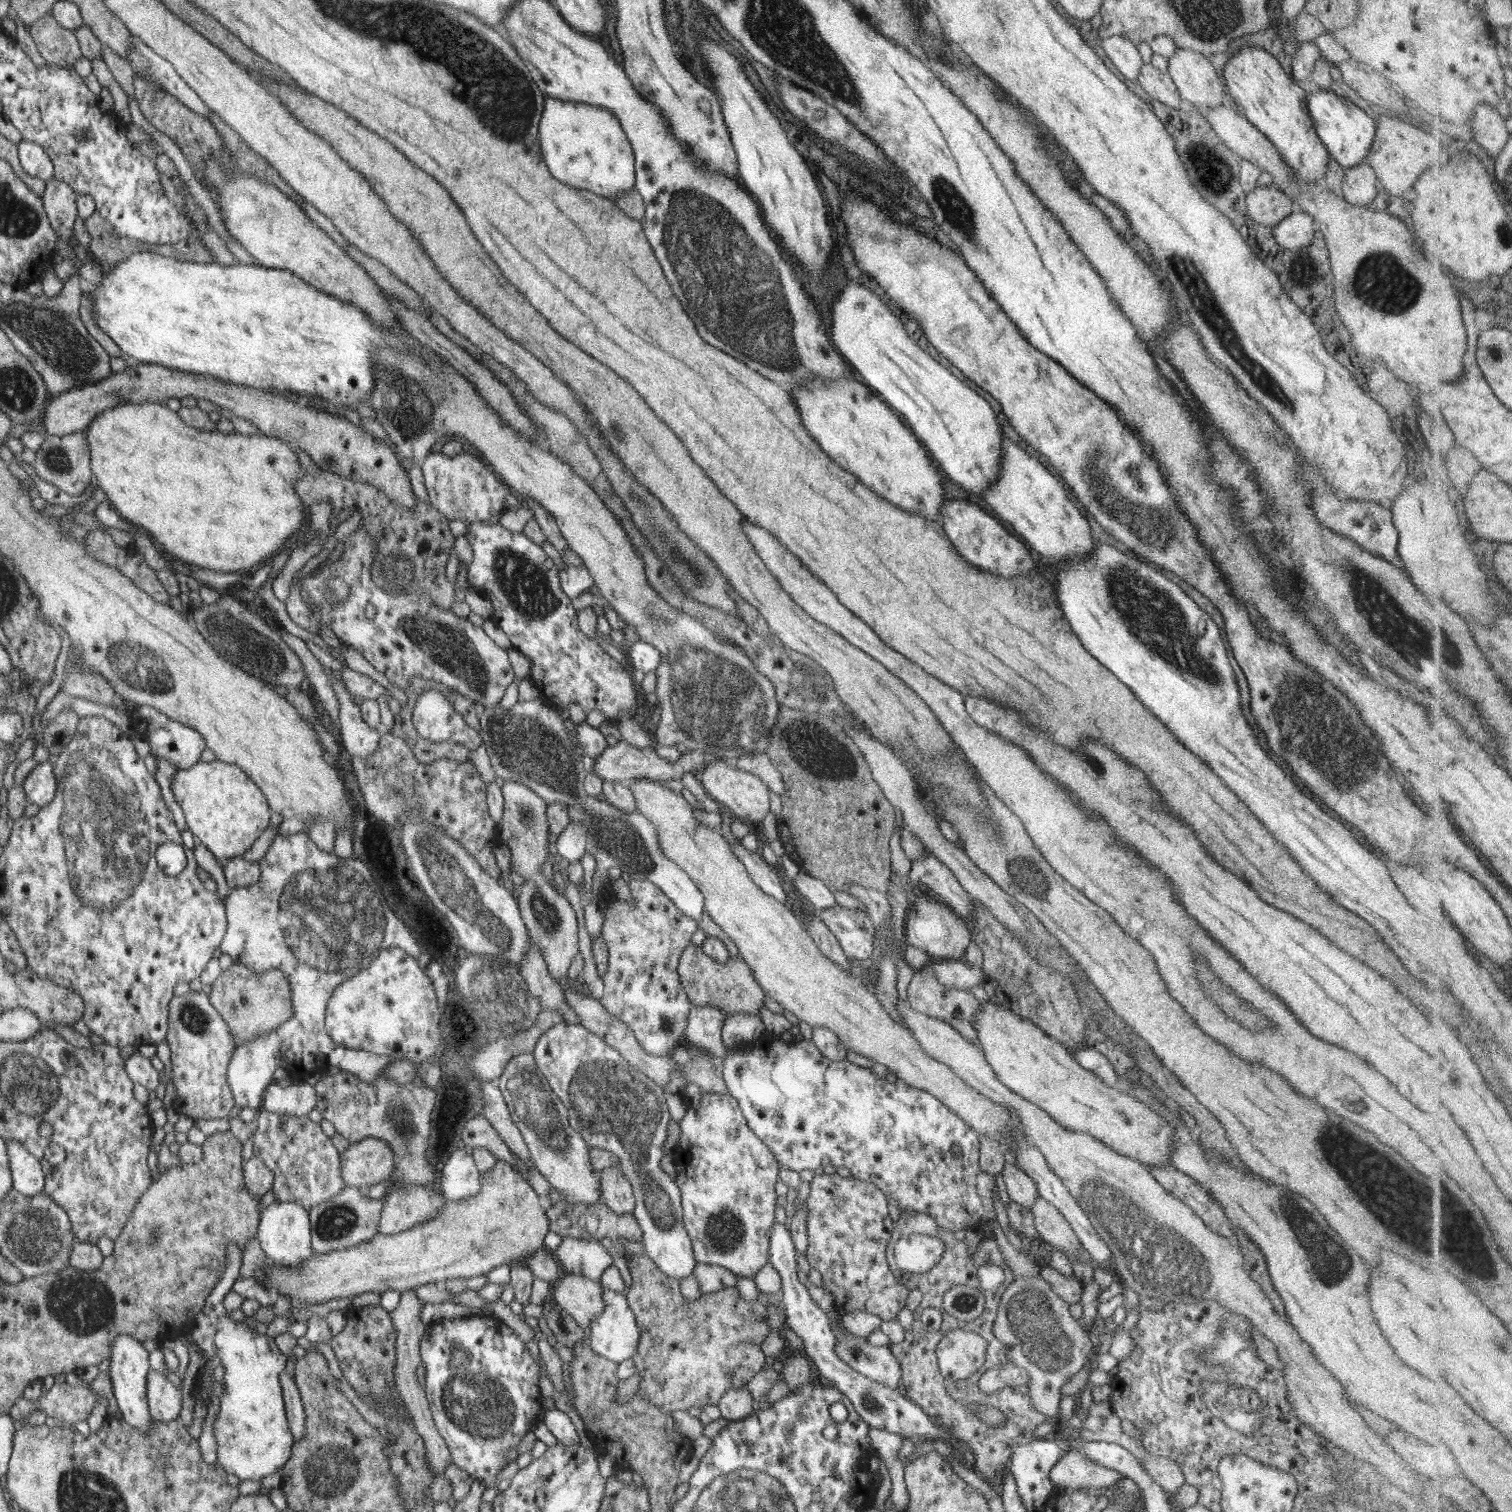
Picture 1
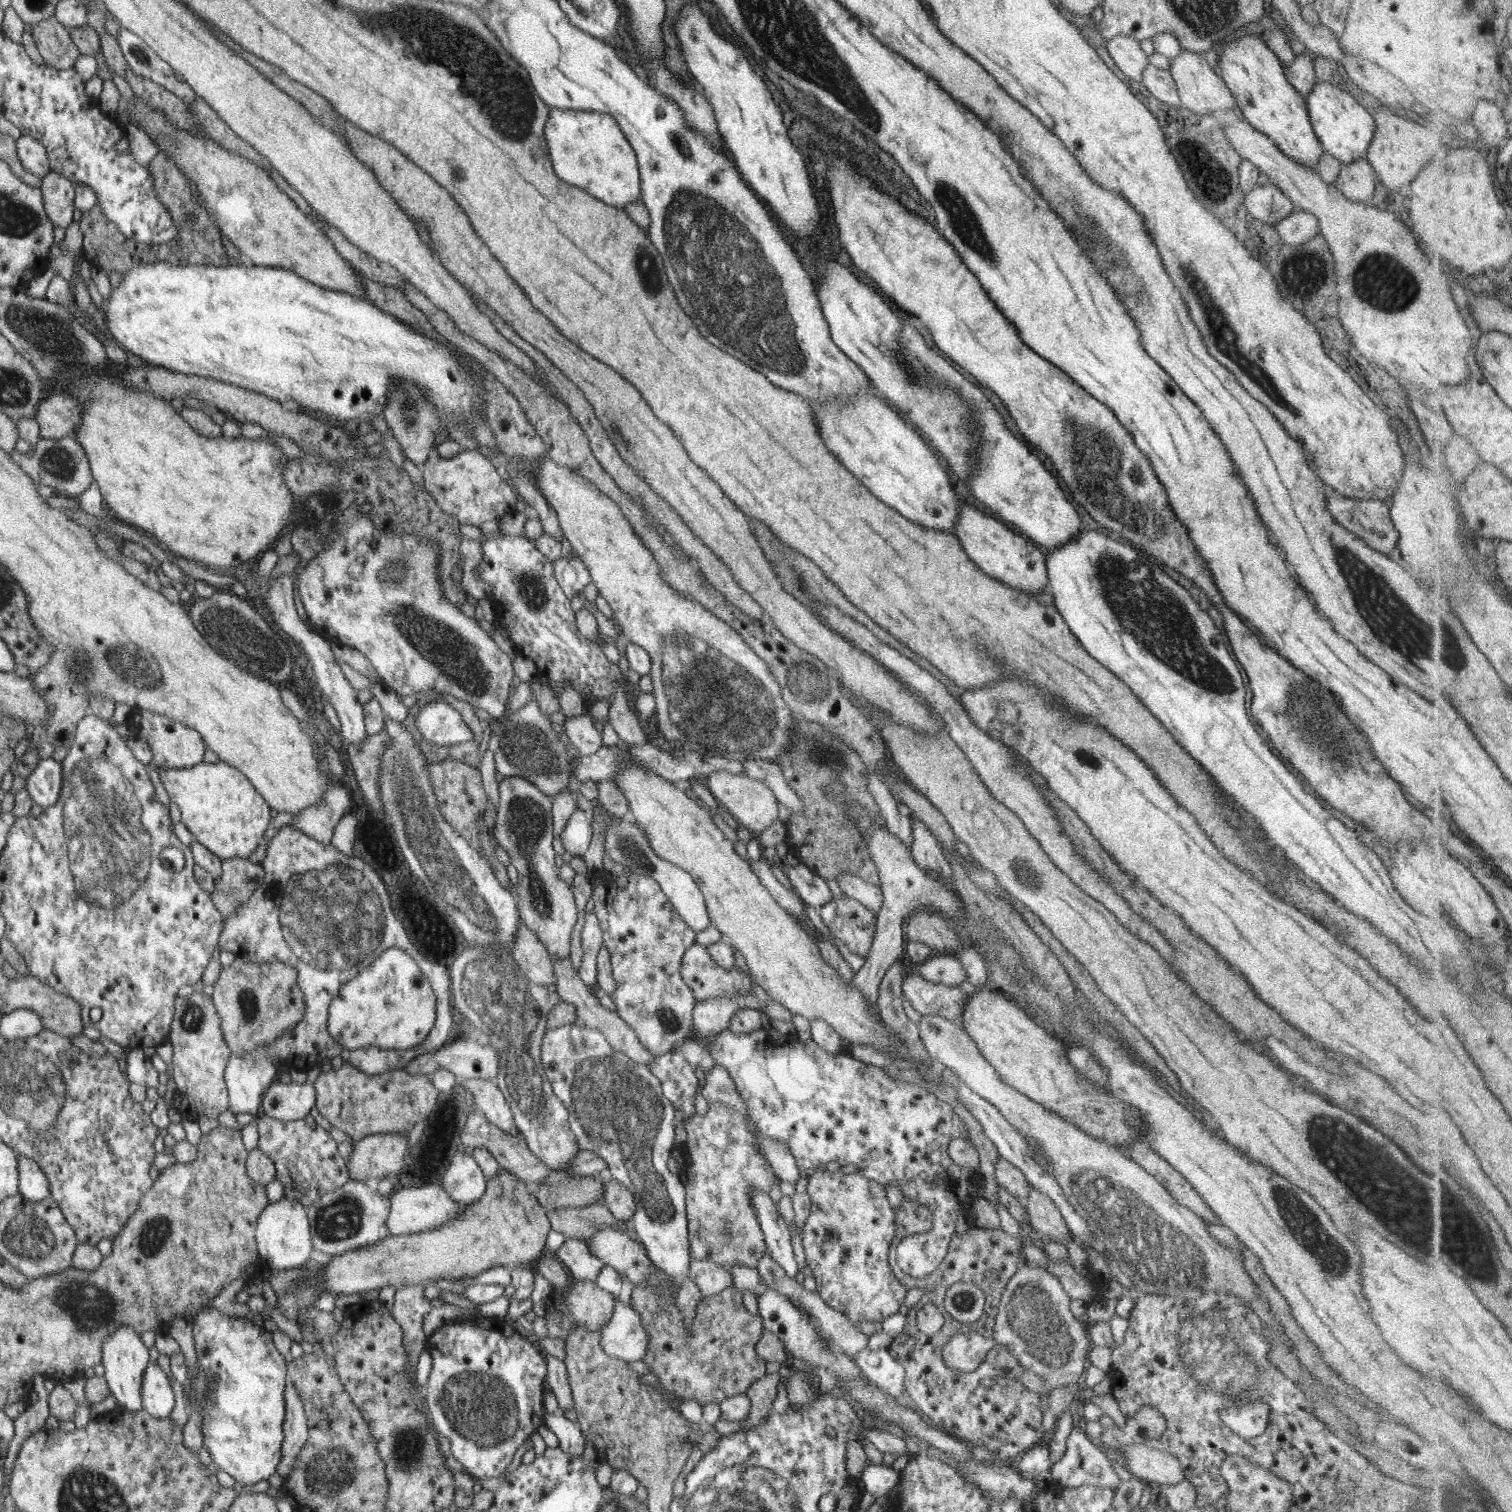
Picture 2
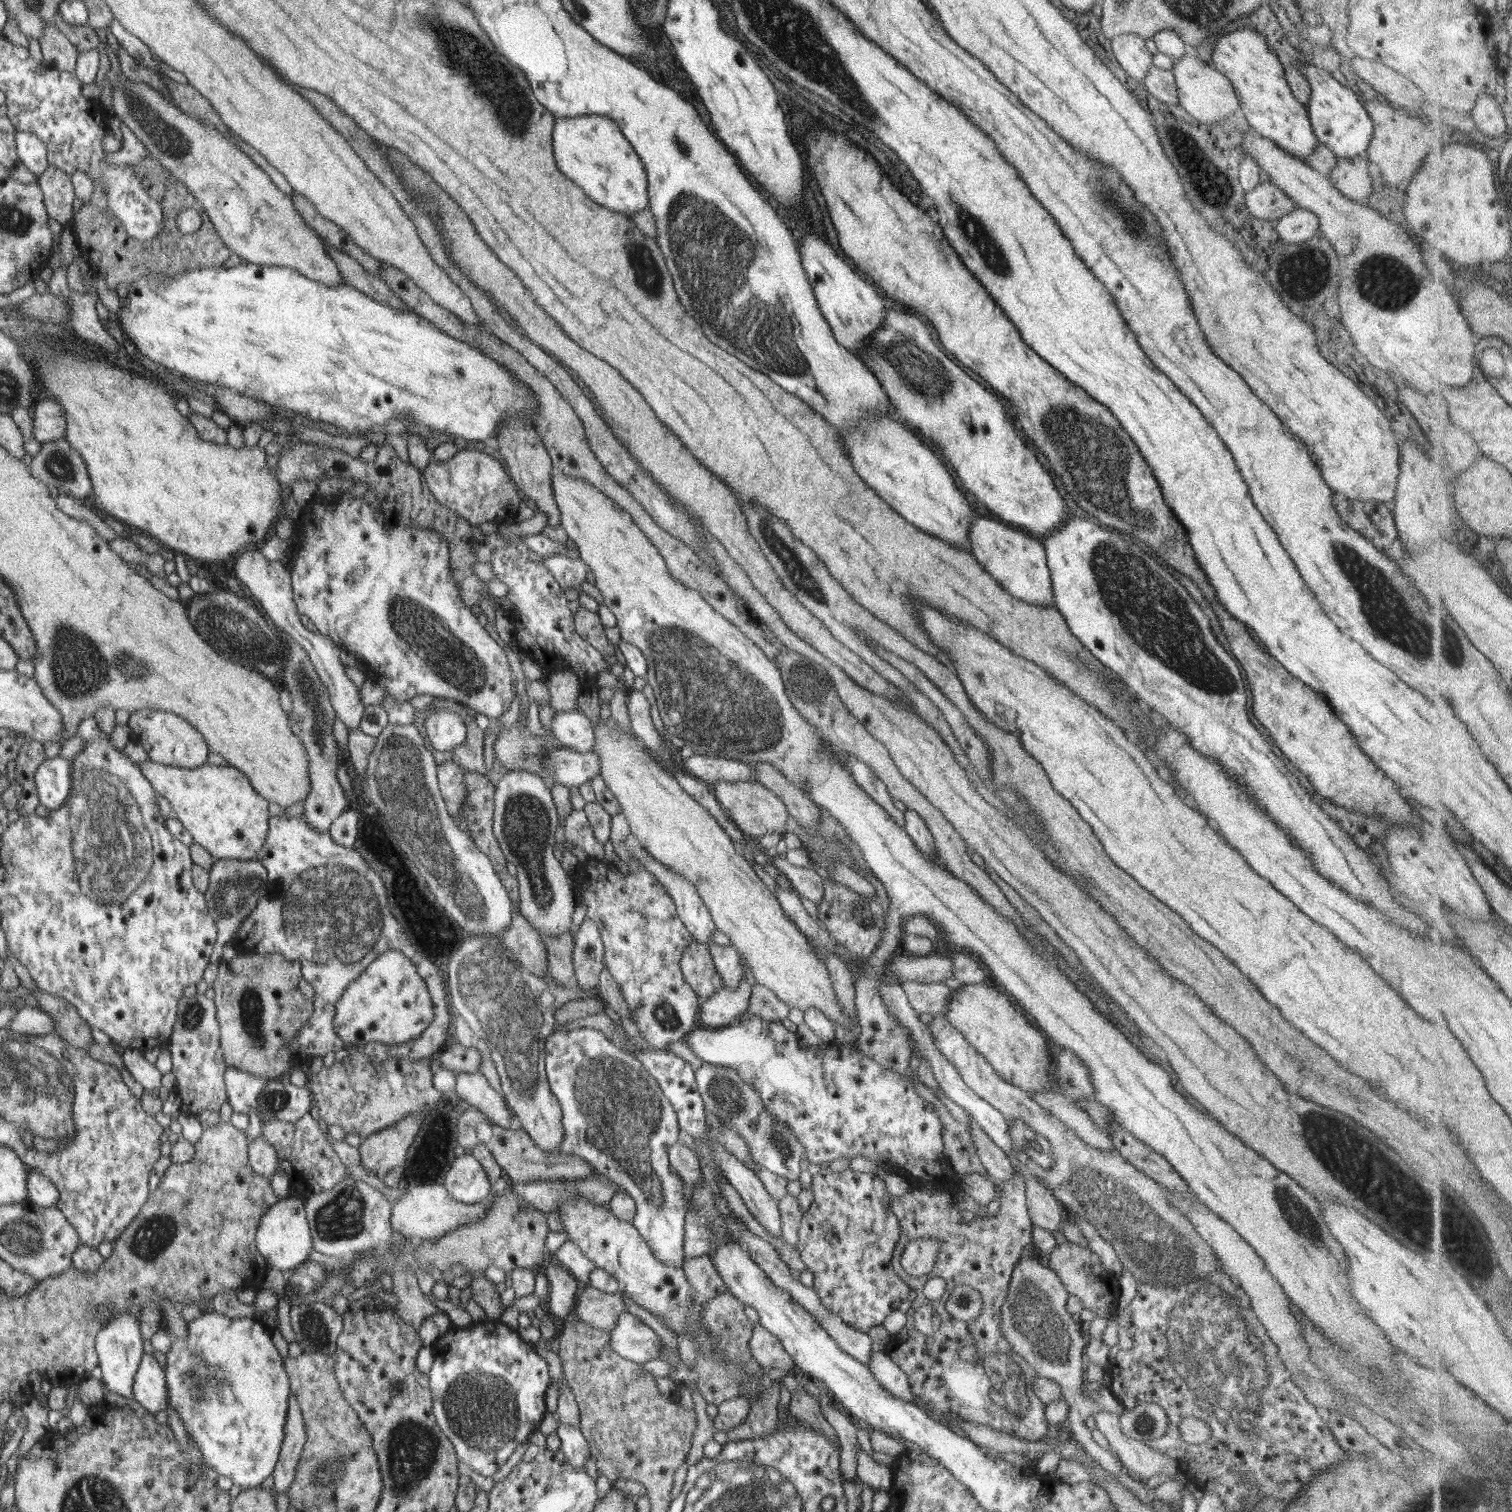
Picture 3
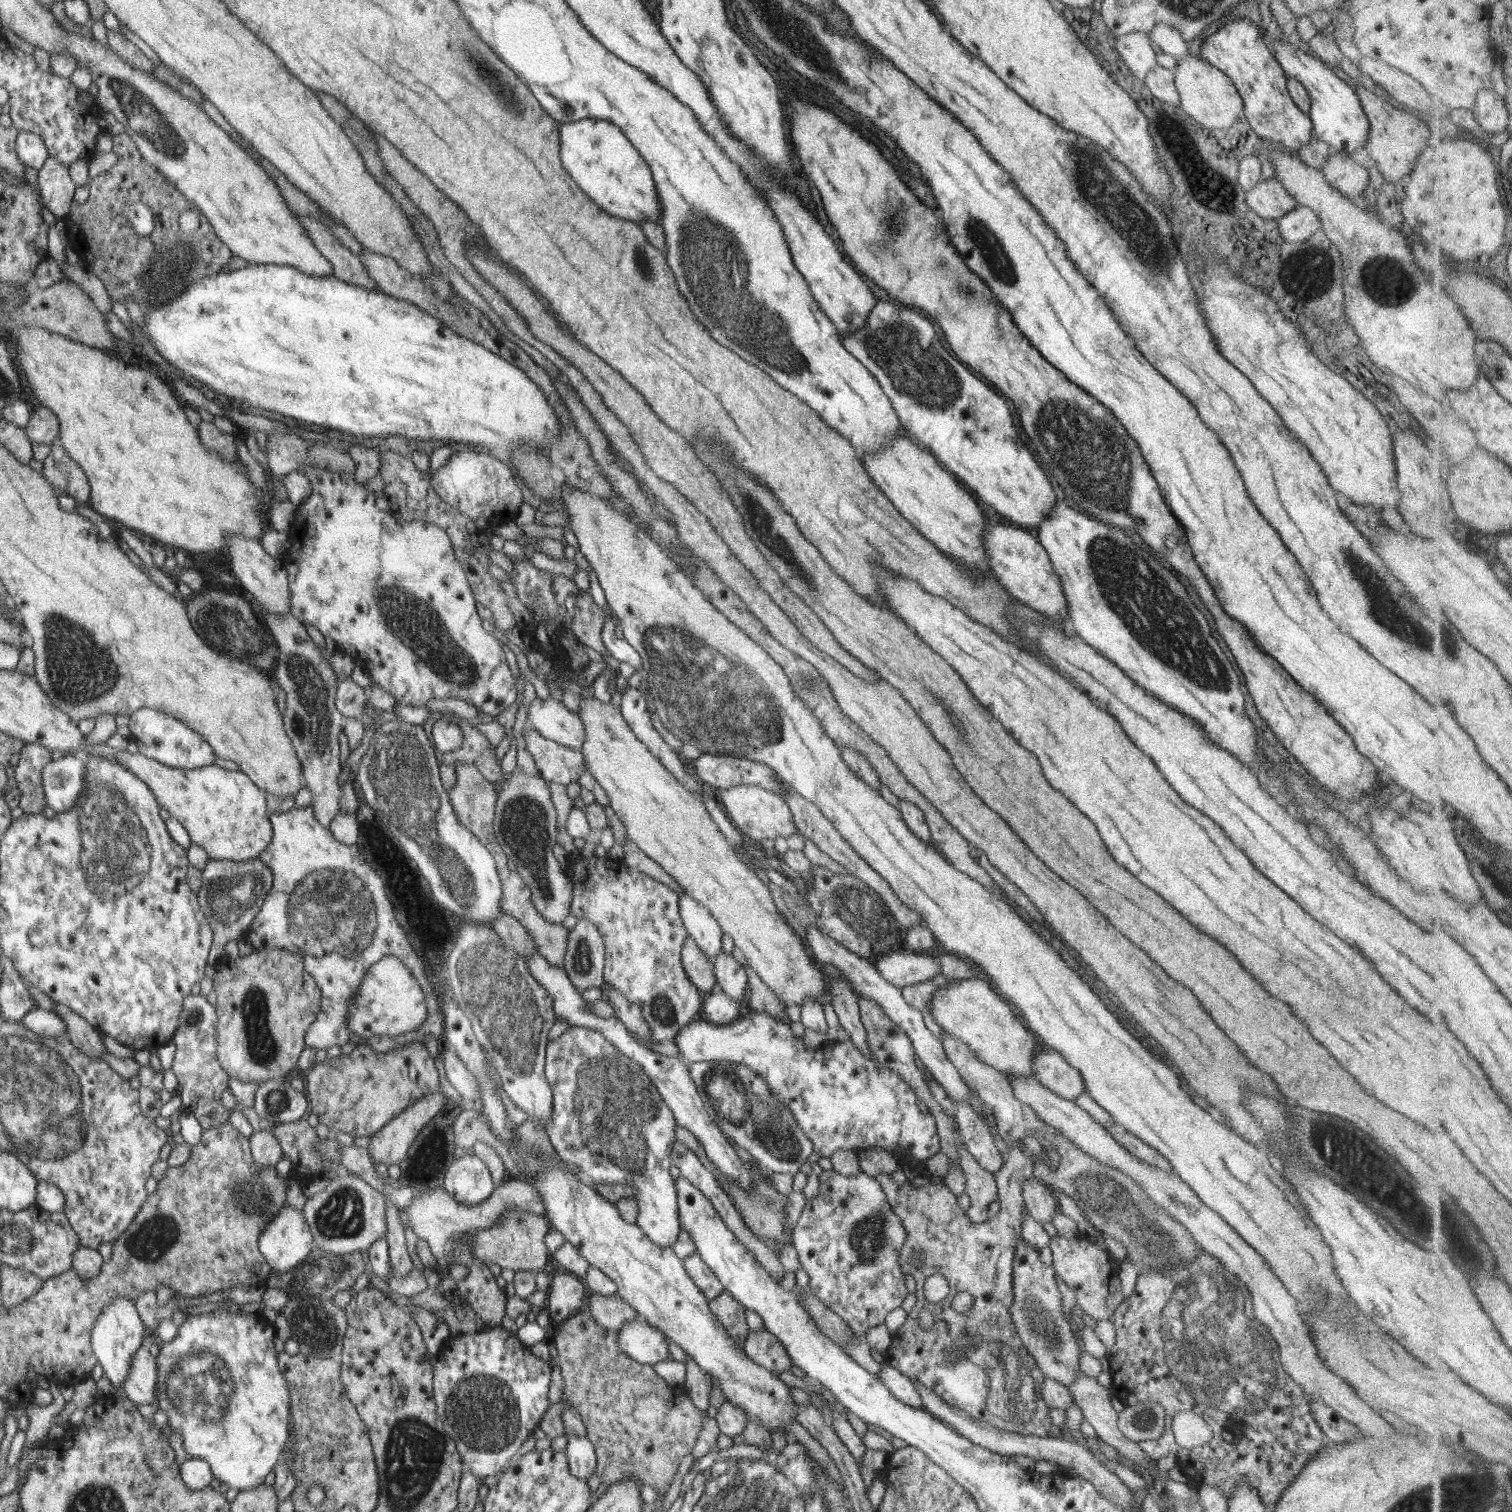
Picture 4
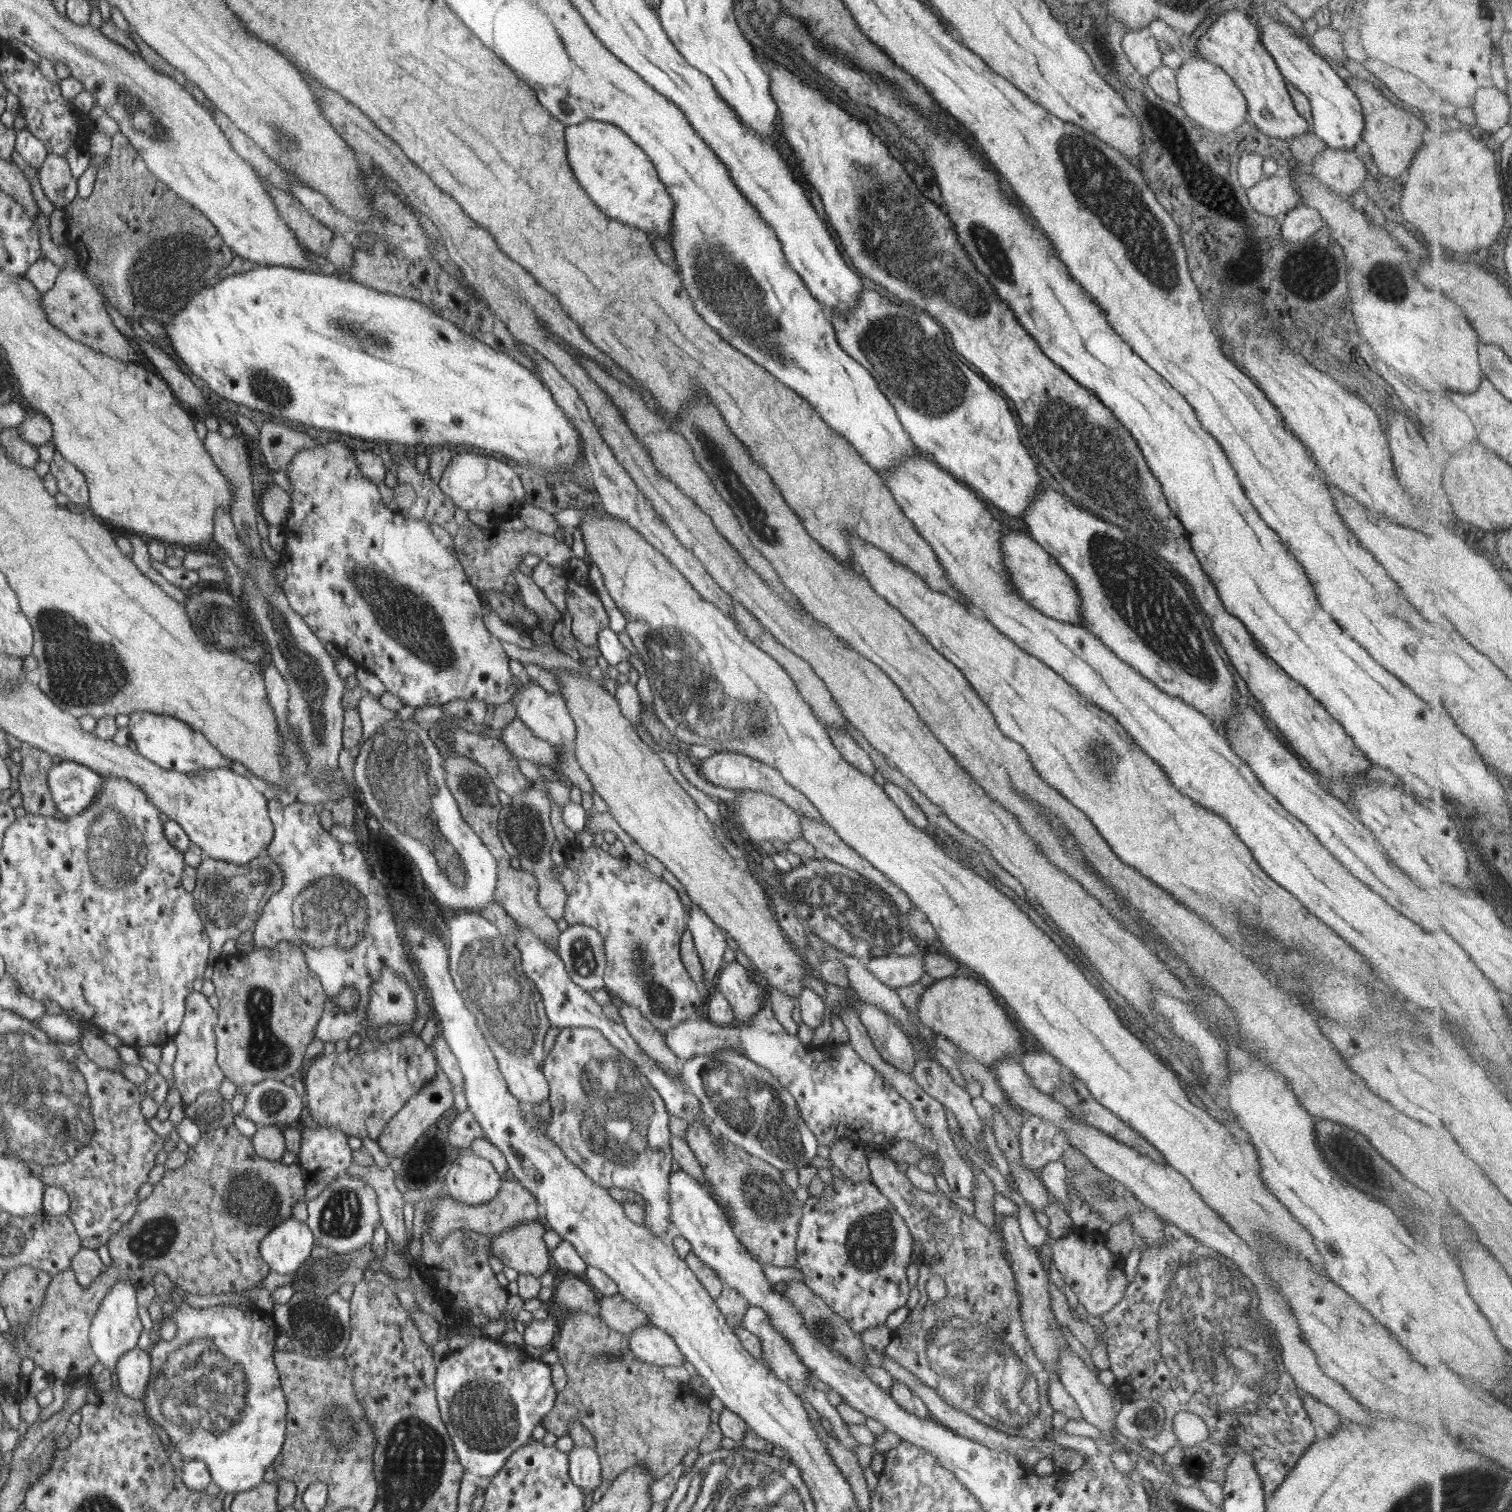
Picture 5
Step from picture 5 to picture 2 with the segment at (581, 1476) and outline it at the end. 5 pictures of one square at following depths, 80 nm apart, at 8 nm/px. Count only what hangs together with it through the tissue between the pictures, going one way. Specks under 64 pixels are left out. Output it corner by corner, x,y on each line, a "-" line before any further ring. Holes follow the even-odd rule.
561,1411
555,1413
546,1413
546,1427
548,1427
559,1440
560,1450
570,1452
570,1455
582,1456
584,1452
584,1438
580,1428
566,1420

